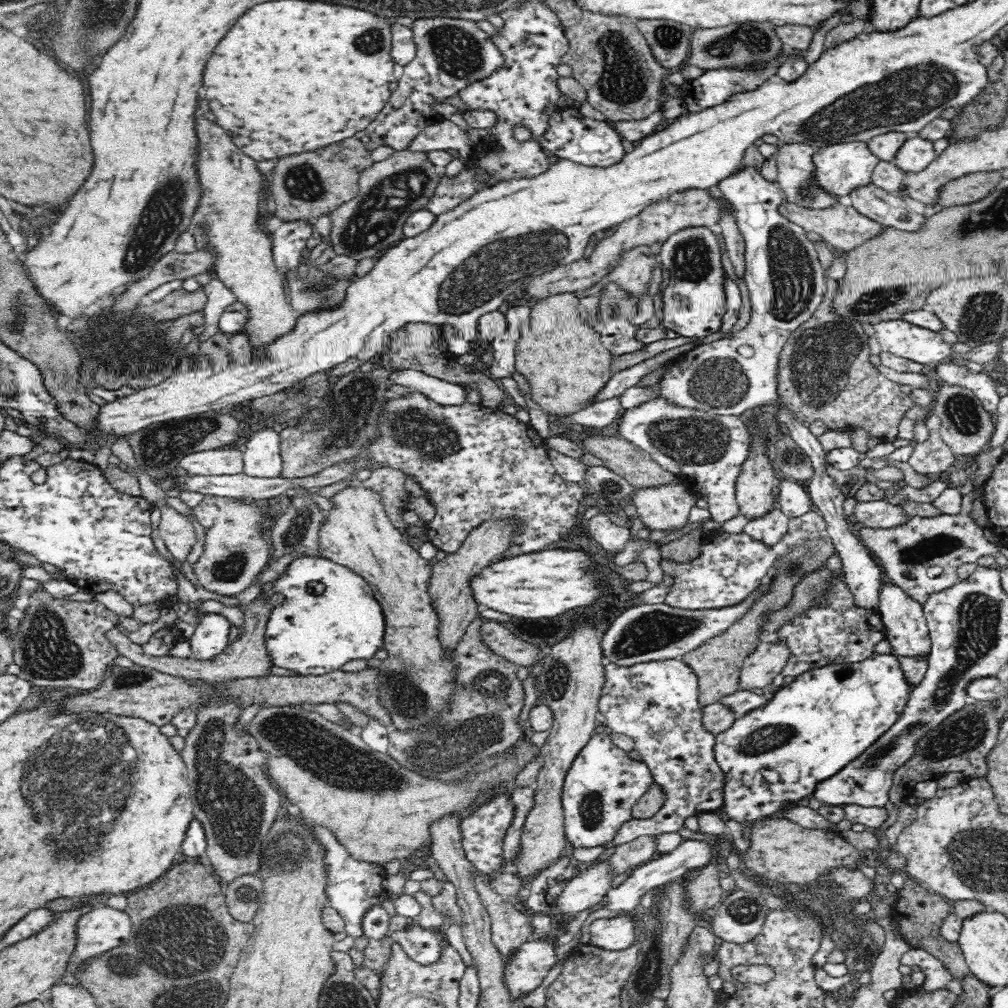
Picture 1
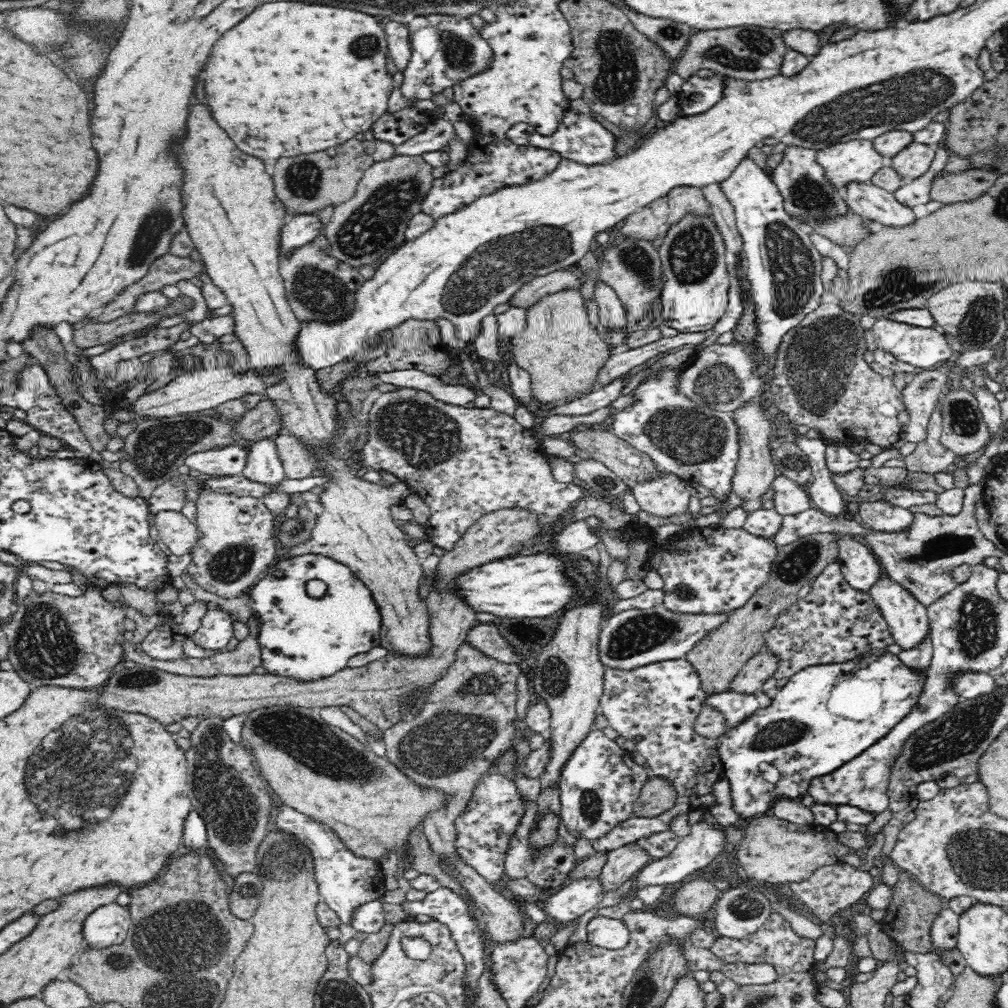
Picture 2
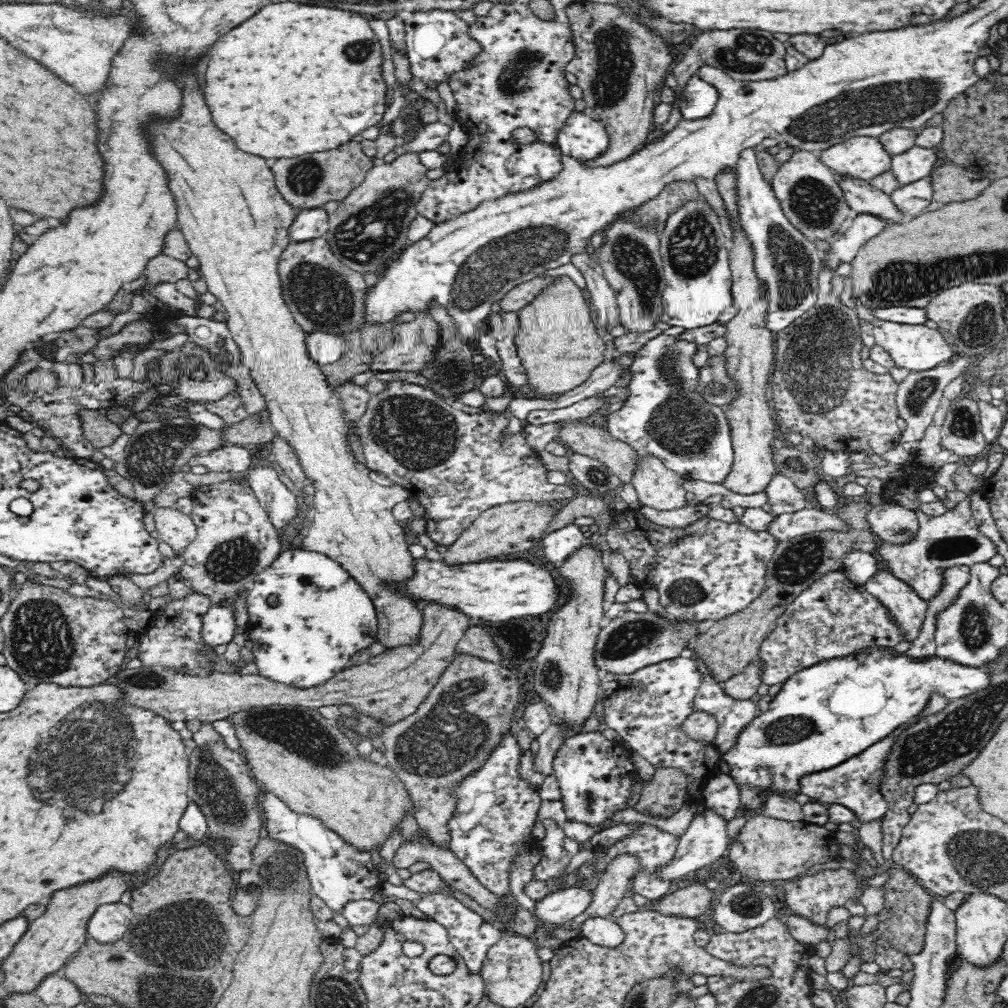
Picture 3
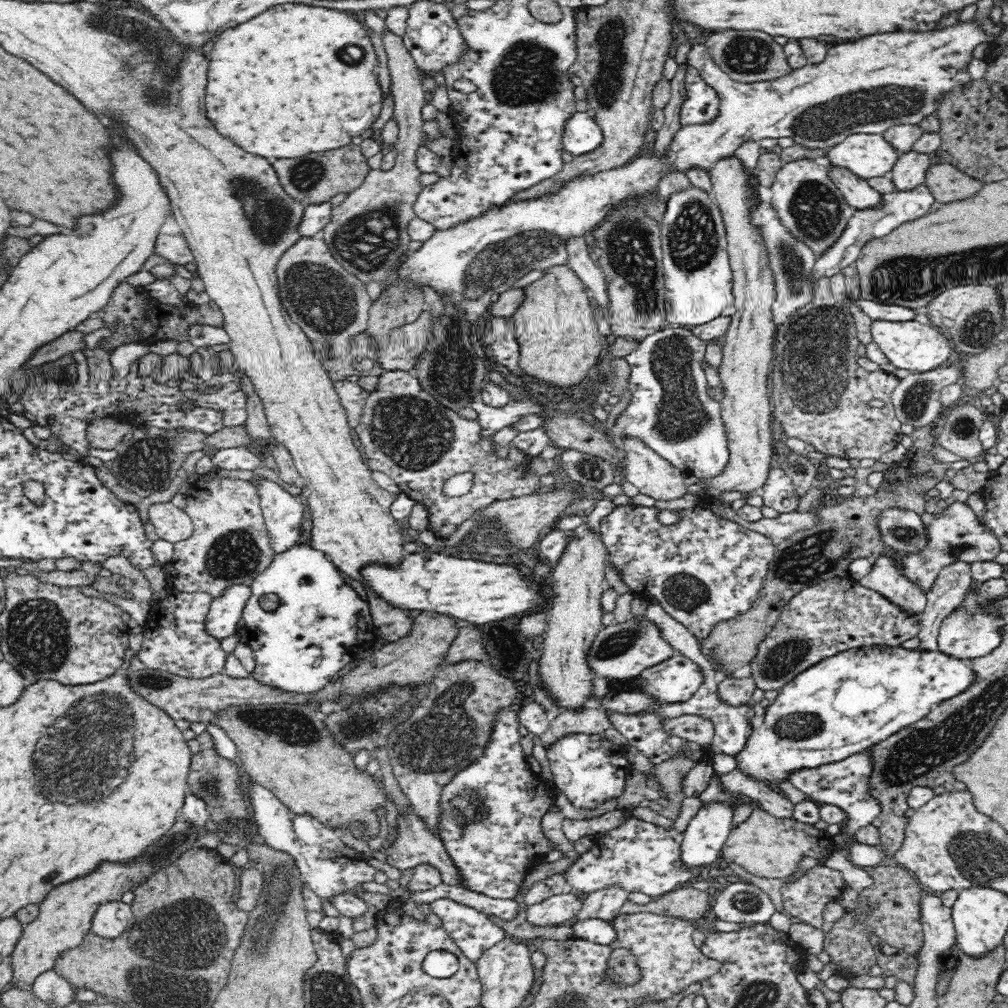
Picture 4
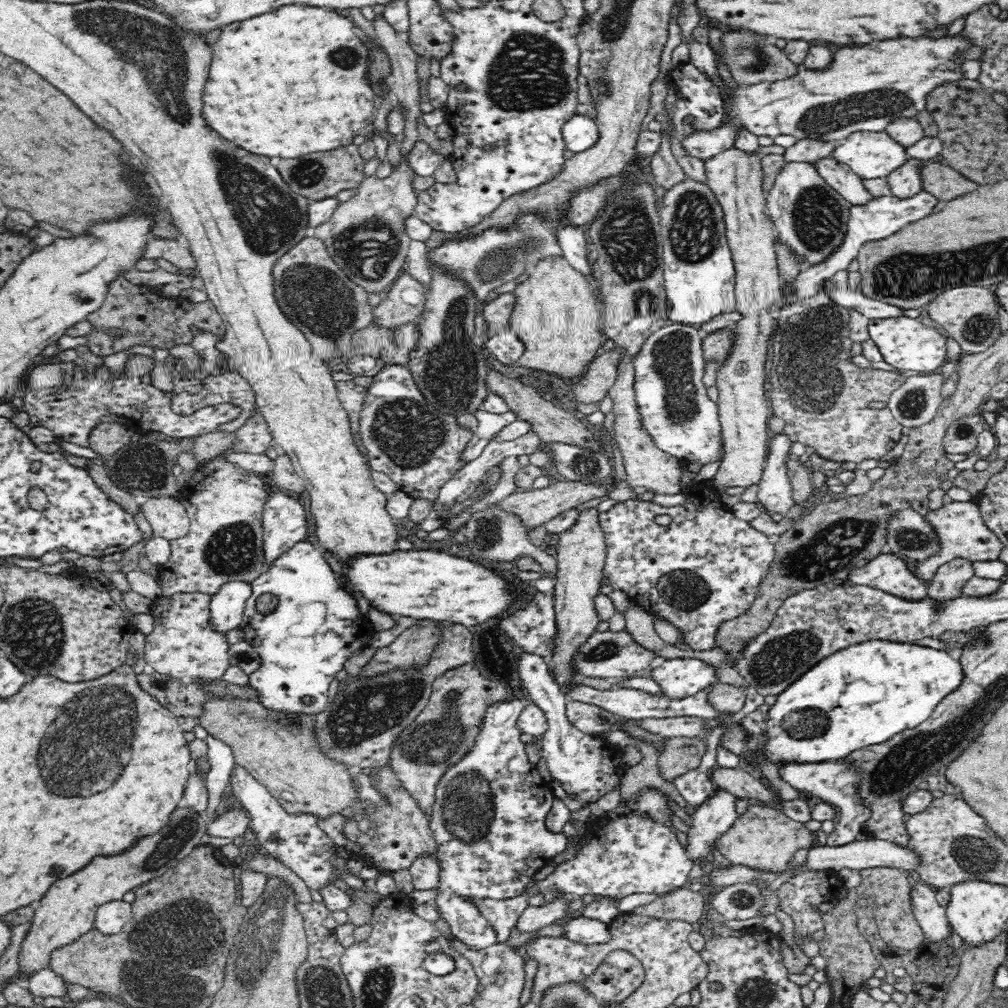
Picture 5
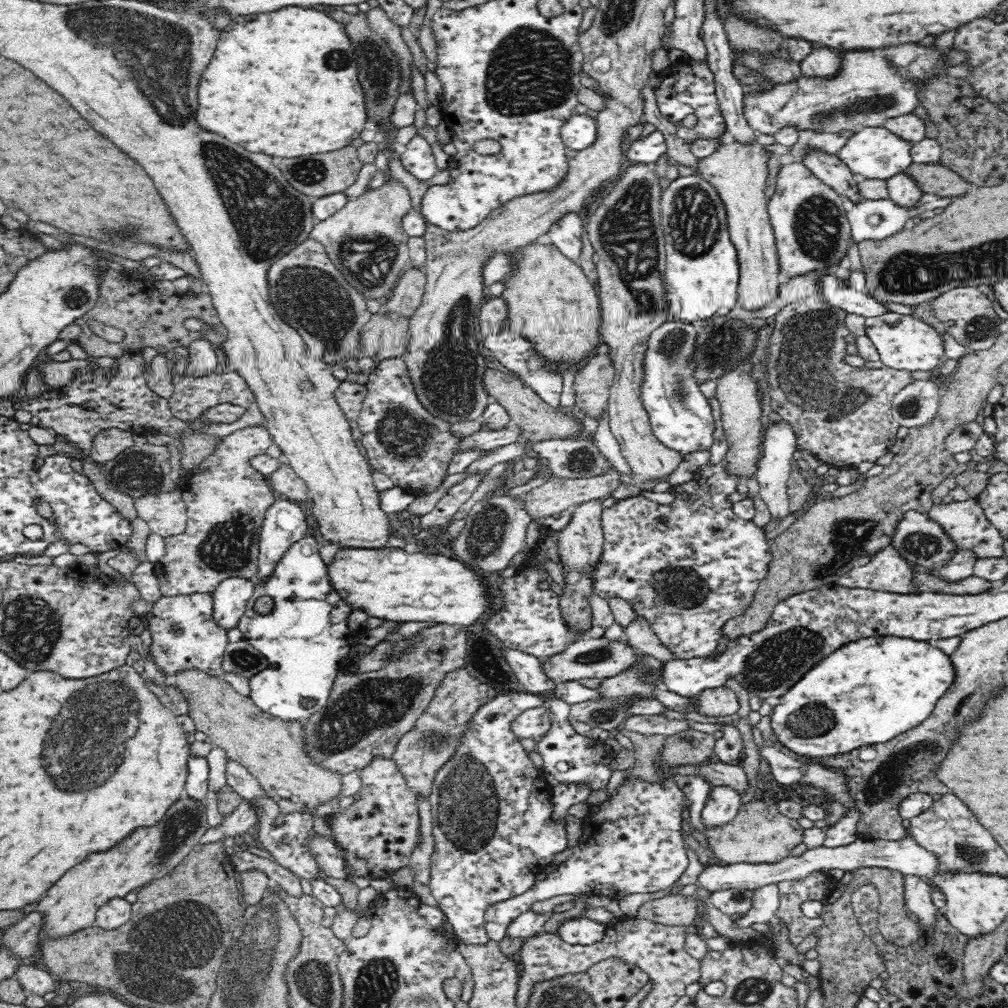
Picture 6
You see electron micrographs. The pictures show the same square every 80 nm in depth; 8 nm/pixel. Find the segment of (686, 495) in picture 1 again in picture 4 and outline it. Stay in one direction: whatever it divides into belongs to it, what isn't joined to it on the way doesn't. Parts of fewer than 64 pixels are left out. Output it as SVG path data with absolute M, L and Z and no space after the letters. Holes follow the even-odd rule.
M624 438L620 442L628 456L625 480L636 486L642 496L648 496L660 504L684 498L685 473L673 469L641 442L631 438Z

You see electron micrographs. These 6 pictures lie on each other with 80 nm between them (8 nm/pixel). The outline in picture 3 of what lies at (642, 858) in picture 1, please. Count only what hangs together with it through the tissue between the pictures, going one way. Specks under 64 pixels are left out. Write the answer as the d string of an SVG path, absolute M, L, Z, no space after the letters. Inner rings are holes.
M616 853L599 874L590 908L573 918L567 927L576 932L588 918L611 916L629 888L628 883L636 876L638 870L640 870L640 857L636 857L634 853Z

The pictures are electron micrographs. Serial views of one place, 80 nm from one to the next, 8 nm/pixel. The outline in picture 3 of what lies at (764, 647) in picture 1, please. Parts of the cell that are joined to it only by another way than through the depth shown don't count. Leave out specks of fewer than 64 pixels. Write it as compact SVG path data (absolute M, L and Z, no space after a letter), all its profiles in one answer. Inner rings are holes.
M757 658L753 660L736 676L730 678L721 688L728 696L739 700L756 698L758 687L763 684L763 671L765 660Z

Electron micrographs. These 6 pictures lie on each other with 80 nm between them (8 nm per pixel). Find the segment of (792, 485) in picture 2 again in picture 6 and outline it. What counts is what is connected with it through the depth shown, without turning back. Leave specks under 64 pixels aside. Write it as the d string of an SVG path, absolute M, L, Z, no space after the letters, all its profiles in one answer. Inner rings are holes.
M784 420L770 423L764 430L763 458L759 463L756 480L759 484L759 497L772 513L772 519L782 520L790 511L790 495L788 495L788 480L792 472L793 454L797 450L796 437L791 426Z

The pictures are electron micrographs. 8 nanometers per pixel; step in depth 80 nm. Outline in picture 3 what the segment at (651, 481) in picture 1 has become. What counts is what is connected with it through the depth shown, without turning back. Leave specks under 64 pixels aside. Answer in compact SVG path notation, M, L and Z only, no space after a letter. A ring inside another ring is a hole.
M566 421L558 437L572 453L577 453L604 463L622 482L630 484L638 472L644 454L627 442L614 438L604 428L582 421Z

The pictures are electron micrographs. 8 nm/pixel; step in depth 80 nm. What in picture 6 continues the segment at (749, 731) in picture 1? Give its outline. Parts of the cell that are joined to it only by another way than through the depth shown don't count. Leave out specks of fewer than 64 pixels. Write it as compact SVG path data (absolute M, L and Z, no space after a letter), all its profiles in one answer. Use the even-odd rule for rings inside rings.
M870 637L841 646L814 666L786 694L773 702L770 729L779 749L801 758L838 757L852 750L892 741L927 720L944 694L956 683L951 656L928 641Z

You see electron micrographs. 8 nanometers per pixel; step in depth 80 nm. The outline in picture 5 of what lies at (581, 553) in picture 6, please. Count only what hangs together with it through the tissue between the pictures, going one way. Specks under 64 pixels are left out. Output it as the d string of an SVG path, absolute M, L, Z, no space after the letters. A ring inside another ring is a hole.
M597 509L579 513L575 524L559 535L560 546L554 574L556 585L552 594L555 620L555 631L551 640L553 649L551 656L545 659L548 673L562 690L565 687L580 685L583 679L577 668L576 656L580 654L580 648L586 644L588 638L598 630L600 617L594 600L603 591L607 548L604 533L599 525Z

